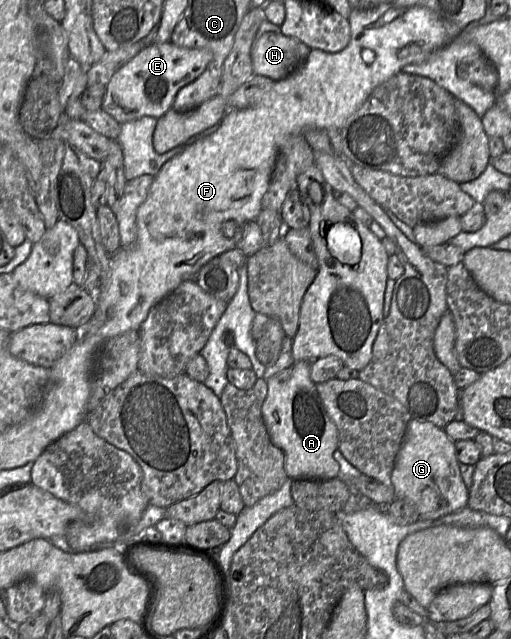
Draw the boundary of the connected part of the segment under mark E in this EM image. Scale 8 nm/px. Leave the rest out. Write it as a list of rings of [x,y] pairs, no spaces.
[[[151,43],[123,65],[109,80],[101,109],[120,124],[144,116],[156,119],[172,108],[174,98],[185,85],[197,79],[213,59],[205,48],[185,48],[173,44]]]

